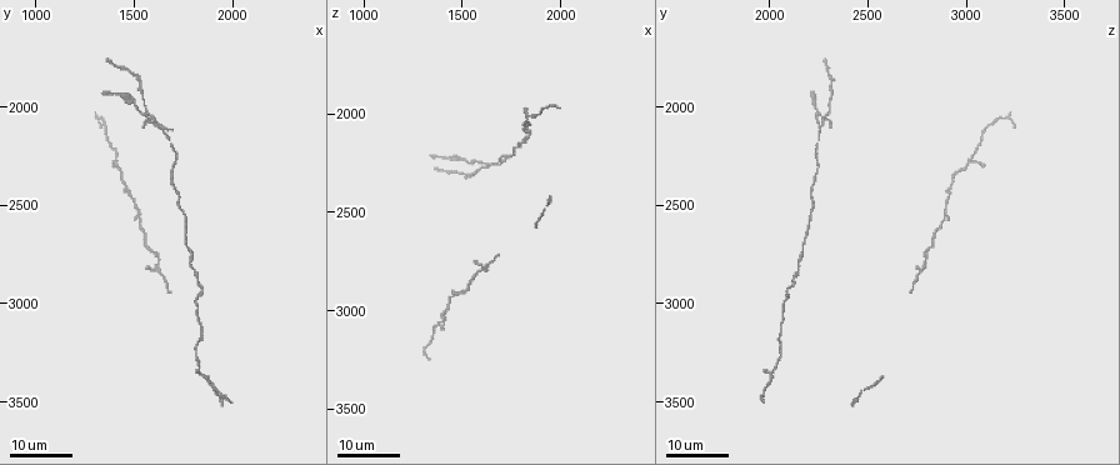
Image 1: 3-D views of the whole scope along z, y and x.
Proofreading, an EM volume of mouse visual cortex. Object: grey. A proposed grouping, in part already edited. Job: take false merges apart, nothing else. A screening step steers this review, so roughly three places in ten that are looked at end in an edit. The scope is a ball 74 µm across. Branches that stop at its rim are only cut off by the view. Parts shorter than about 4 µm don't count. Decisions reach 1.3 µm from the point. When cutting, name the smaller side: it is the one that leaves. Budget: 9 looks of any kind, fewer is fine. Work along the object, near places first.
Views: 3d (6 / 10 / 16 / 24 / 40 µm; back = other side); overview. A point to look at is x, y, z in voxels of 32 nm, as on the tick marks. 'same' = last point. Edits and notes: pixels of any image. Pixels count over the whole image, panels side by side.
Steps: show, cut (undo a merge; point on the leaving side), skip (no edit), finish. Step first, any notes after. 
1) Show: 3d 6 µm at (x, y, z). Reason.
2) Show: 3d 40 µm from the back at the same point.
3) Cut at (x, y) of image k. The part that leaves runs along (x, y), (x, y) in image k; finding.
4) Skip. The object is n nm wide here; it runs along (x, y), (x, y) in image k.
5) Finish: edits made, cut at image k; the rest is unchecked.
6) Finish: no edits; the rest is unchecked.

Show: 3d 24 µm at (1630, 2090, 2260). Looks like a crossing.

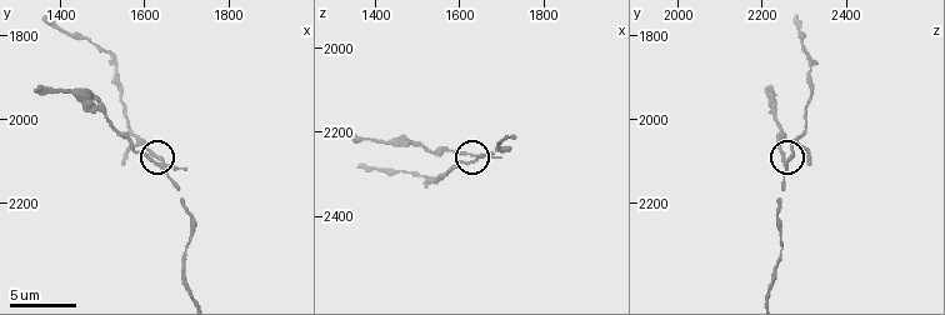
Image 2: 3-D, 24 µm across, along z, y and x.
Show: 3d 10 µm at (1620, 2100, 2250). Closer look.

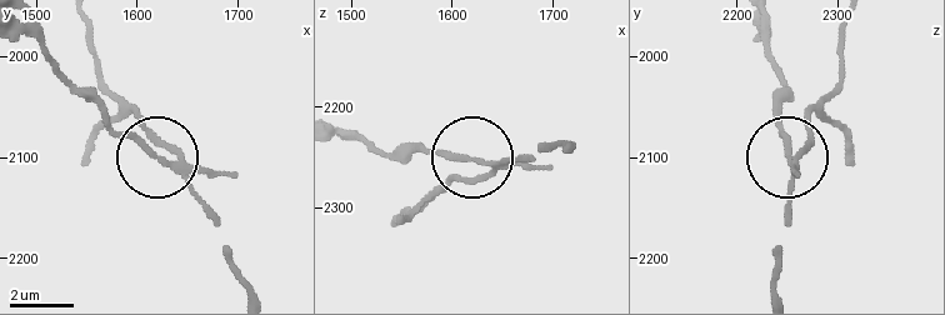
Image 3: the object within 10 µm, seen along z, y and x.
Cut at (139, 145) of image 3. The object is 190 nm wide here; the part that leaves runs along (183, 171), (136, 146), (24, 34) in image 3; a second cell is stuck on.

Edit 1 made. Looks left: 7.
Show: overview.

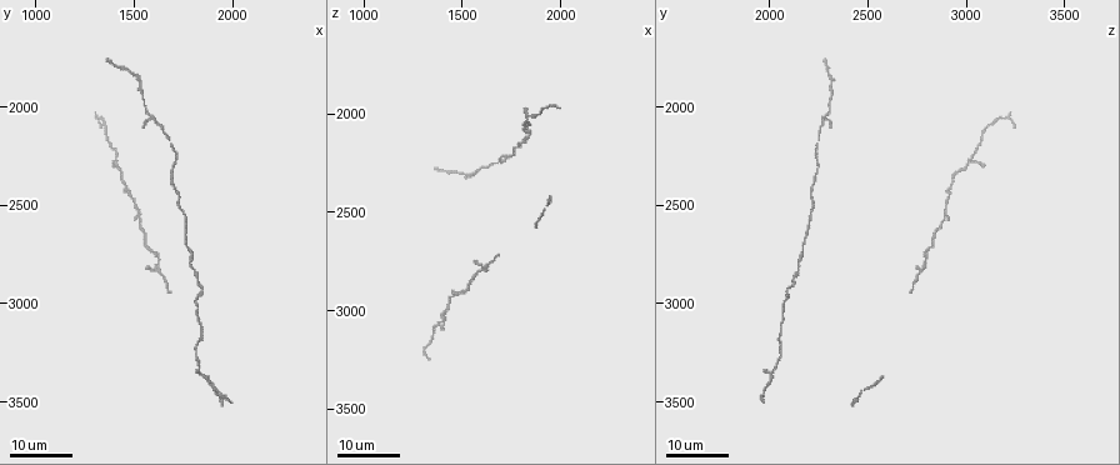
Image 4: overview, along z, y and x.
Show: 3d 16 µm at (1700, 2340, 2240). Sudden change in width.

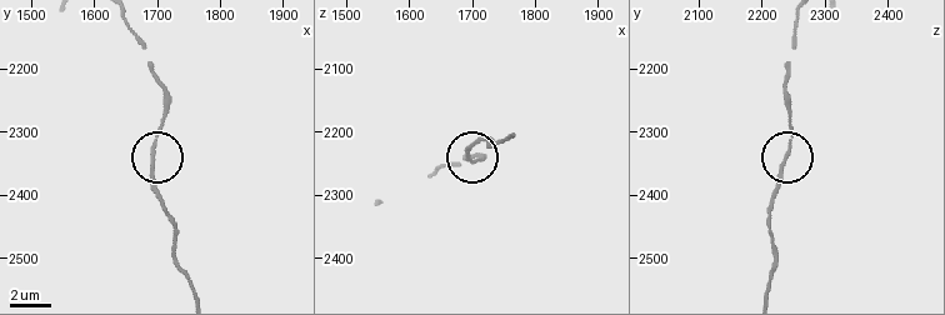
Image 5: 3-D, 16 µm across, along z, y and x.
Show: 3d 10 µm at (1695, 2340, 2240).

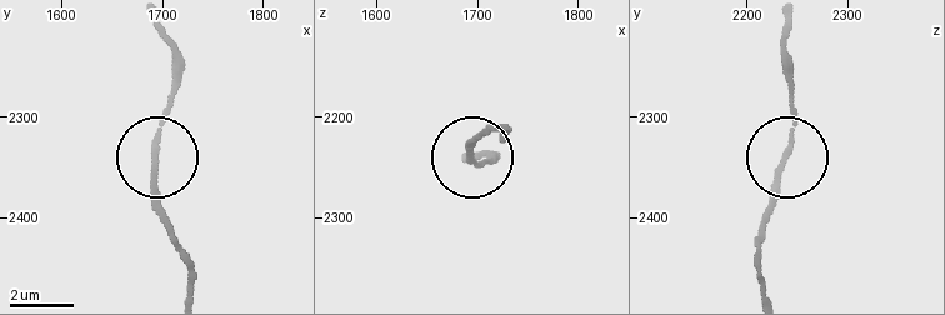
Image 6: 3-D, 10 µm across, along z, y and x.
Skip. It runs along (190, 293), (188, 251), (158, 195), (174, 53) in image 6; one cell here.

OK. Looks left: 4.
Show: 3d 16 µm at (1400, 2270, 3020). Two arms in line, one across.

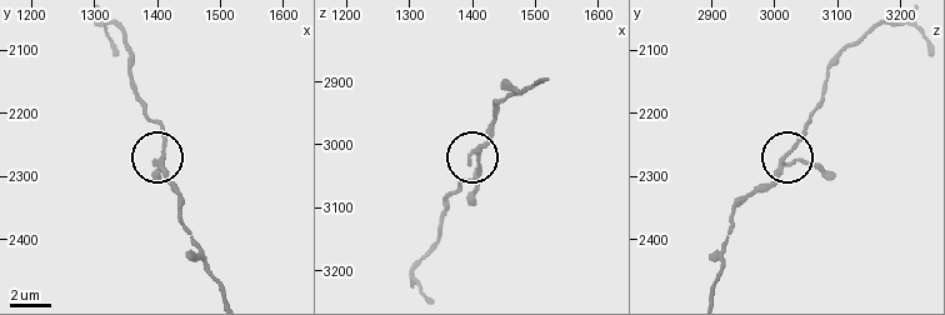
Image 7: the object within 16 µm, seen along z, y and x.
Show: 3d 10 µm at (1410, 2270, 3015).

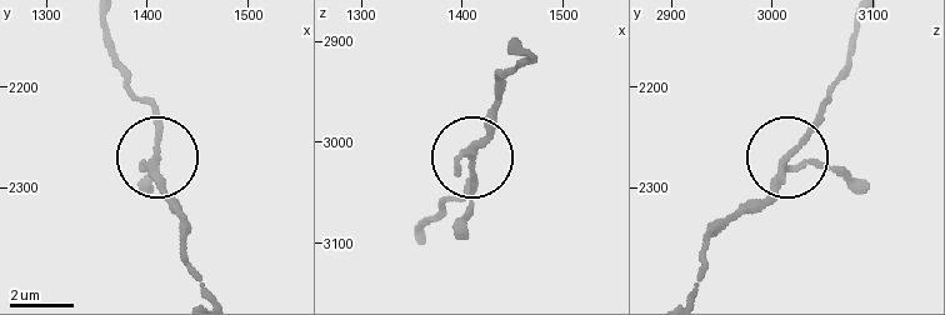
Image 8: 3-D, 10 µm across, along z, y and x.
Skip. It runs along (209, 290), (155, 161), (153, 113), (131, 75) in image 8; continuous, no second cell.

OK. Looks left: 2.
Show: 3d 10 µm at (1475, 1810, 2290).

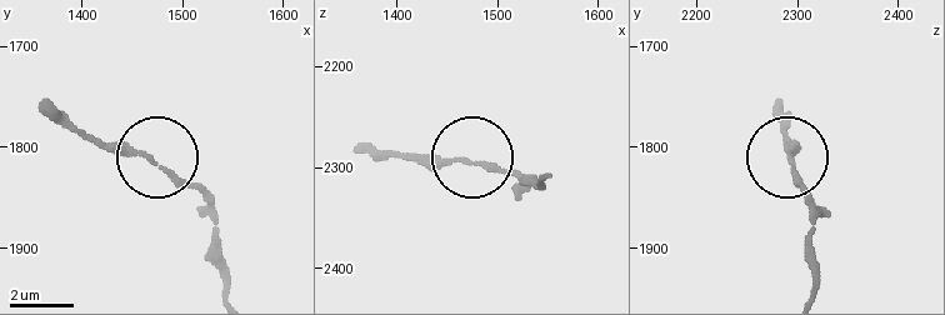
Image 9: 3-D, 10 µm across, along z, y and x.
Show: 3d 6 µm at (1468, 1812, 2294).

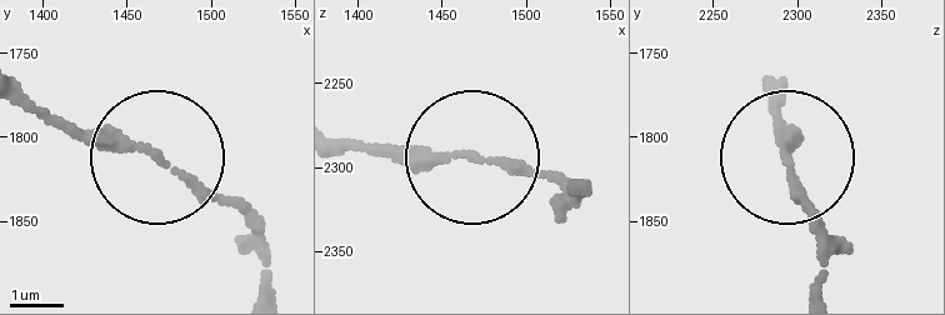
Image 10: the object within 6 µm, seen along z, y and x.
Skip. The object is 160 nm wide here; it runs along (586, 190), (349, 150) in image 10; continuous, no second cell.

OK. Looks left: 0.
Finish: edits made, cut at image 3; the rest is unchecked.

